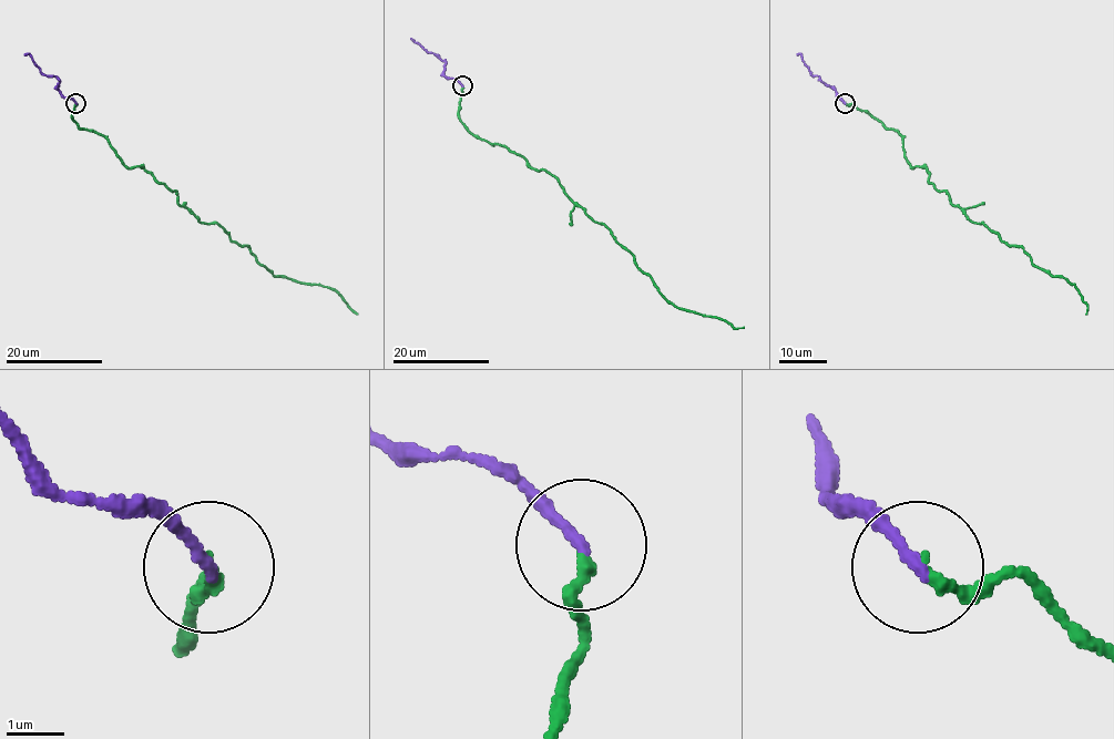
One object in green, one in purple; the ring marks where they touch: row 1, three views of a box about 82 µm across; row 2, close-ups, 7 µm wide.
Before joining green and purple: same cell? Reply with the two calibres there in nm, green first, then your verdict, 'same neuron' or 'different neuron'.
calibres 220 and 200 nm; same neuron

